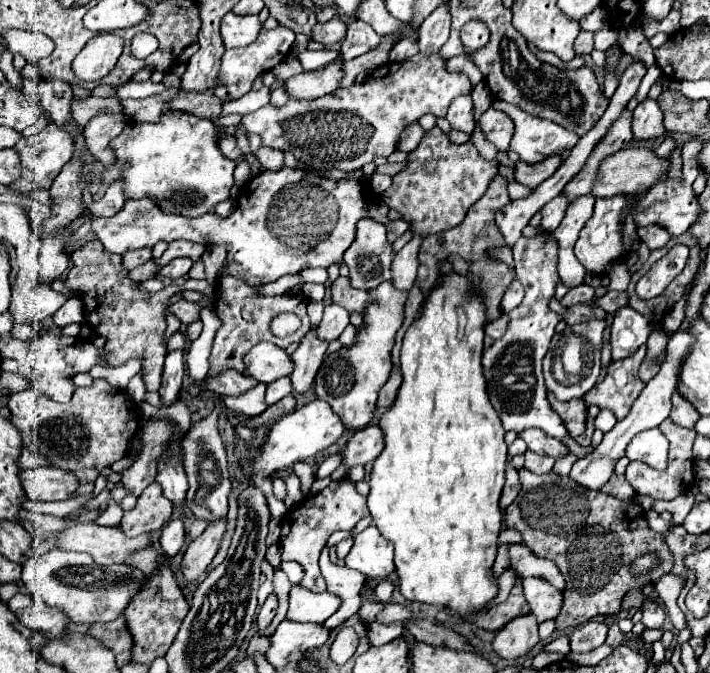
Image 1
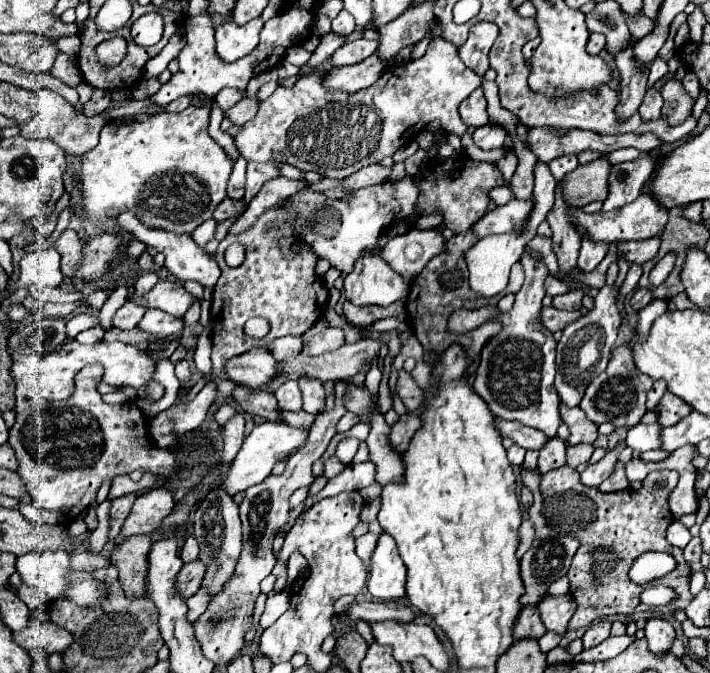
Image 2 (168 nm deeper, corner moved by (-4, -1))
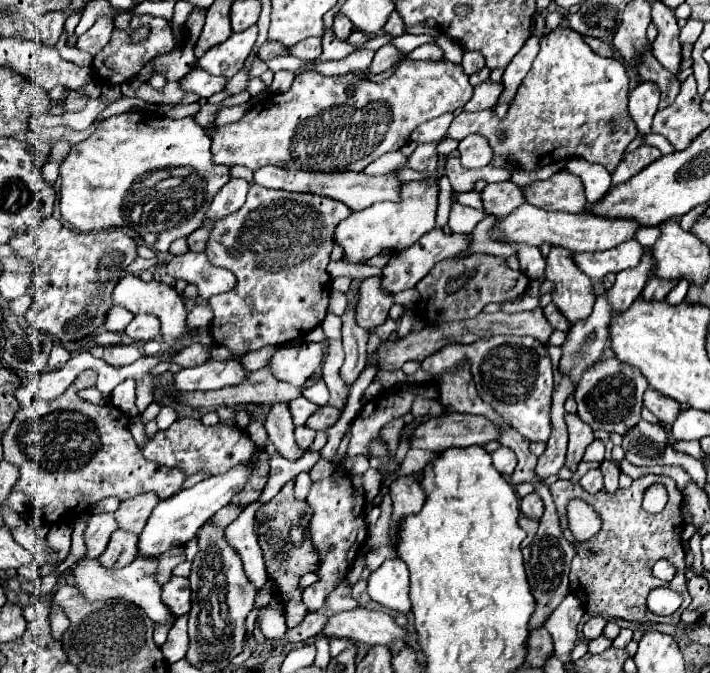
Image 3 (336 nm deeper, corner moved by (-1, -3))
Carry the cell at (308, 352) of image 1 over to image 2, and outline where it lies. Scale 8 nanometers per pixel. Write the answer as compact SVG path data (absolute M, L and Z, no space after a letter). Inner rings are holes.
M299 382L303 392L303 410L309 414L321 414L325 410L325 388L321 382Z

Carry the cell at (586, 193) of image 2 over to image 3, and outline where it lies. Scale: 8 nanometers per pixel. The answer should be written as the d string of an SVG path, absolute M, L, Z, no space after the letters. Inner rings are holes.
M560 170L548 180L532 182L524 188L524 196L526 202L544 210L582 212L588 204L582 180L568 170Z

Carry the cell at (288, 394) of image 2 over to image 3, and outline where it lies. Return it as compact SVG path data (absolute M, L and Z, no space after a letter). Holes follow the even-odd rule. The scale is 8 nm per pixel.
M304 396L288 402L288 406L290 406L290 414L292 414L296 426L298 426L298 424L306 424L306 420L310 418L310 414L314 414L316 408L318 408L314 402L306 400Z

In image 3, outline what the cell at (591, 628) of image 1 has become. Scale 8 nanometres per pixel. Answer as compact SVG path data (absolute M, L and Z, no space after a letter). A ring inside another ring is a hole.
M592 616L592 618L588 618L588 620L584 622L584 628L582 628L584 638L586 638L586 640L594 640L594 638L602 636L604 626L606 626L606 620L604 620L602 616Z

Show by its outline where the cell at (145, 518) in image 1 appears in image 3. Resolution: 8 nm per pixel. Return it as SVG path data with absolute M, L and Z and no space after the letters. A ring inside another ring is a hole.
M154 492L134 496L120 504L120 508L114 512L114 518L122 530L138 534L146 526L146 520L150 518L150 512L156 508L158 502L160 500L158 496L154 496Z

